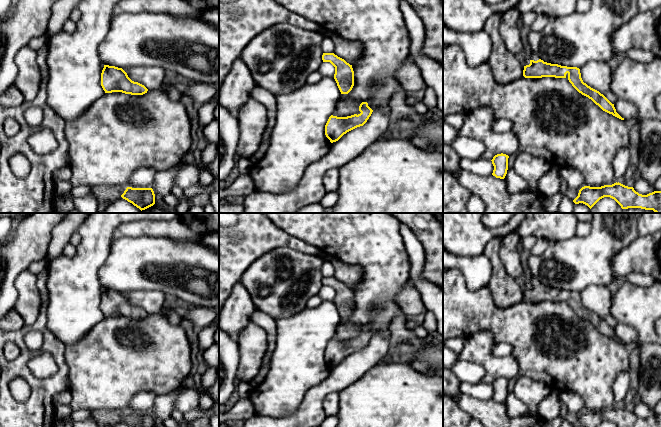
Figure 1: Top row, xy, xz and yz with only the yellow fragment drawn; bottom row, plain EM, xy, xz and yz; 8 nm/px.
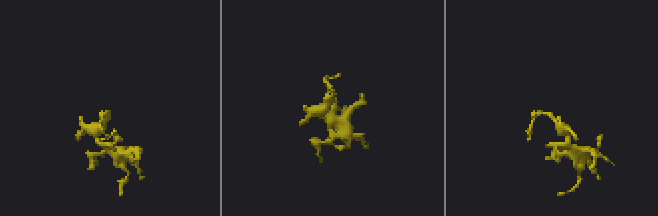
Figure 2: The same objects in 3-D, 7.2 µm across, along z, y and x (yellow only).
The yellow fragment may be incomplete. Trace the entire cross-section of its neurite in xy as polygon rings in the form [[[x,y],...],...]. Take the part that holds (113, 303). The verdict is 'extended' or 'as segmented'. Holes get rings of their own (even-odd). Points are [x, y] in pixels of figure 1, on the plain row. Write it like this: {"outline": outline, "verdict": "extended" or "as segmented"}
{"outline": [[[104,289],[102,294],[101,310],[105,317],[122,316],[131,319],[143,319],[148,315],[144,309],[132,305],[122,292],[109,289]]], "verdict": "as segmented"}

